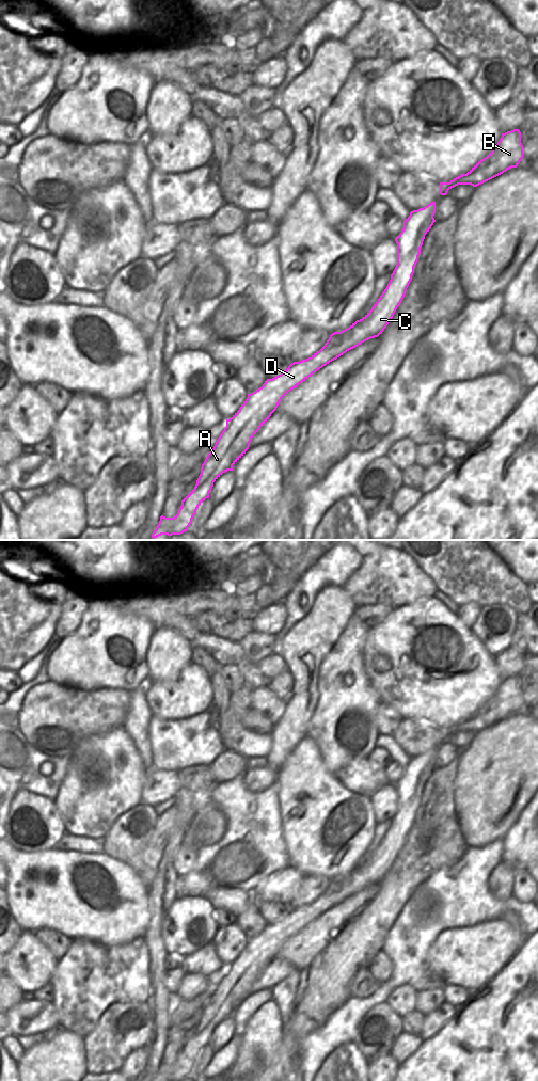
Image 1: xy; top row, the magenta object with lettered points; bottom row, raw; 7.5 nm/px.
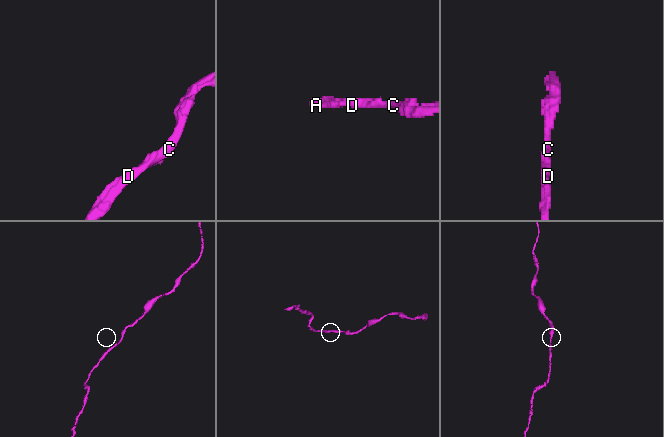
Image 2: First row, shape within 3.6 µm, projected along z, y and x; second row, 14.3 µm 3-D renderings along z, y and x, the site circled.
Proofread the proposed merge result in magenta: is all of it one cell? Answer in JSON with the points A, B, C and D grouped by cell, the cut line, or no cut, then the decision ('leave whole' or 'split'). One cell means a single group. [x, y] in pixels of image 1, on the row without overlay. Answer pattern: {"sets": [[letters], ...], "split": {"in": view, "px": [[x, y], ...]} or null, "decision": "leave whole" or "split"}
{"sets": [["A", "B", "C", "D"]], "split": null, "decision": "leave whole"}

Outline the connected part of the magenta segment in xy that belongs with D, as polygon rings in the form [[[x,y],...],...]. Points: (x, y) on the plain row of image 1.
[[[432,748],[424,754],[411,758],[410,762],[404,767],[404,775],[395,784],[397,790],[397,811],[391,821],[391,826],[386,834],[371,856],[362,865],[357,867],[349,874],[341,878],[332,879],[325,892],[311,904],[291,909],[281,921],[272,925],[267,925],[262,934],[251,940],[248,940],[246,948],[241,951],[239,956],[230,966],[226,966],[226,973],[218,984],[213,995],[207,1001],[204,1010],[202,1011],[201,1020],[196,1027],[196,1031],[194,1035],[181,1047],[181,1052],[177,1061],[174,1064],[165,1064],[161,1062],[156,1076],[152,1081],[180,1081],[187,1078],[199,1052],[206,1045],[209,1045],[209,1039],[213,1033],[213,1029],[223,1019],[233,1017],[233,1012],[249,996],[252,984],[276,956],[280,948],[291,936],[297,934],[300,929],[305,927],[308,923],[330,908],[336,906],[362,889],[382,880],[406,841],[406,837],[414,820],[414,813],[421,800],[421,794],[423,792],[425,781],[436,768],[433,764],[434,760],[436,748]]]

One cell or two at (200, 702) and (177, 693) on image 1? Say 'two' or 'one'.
one

